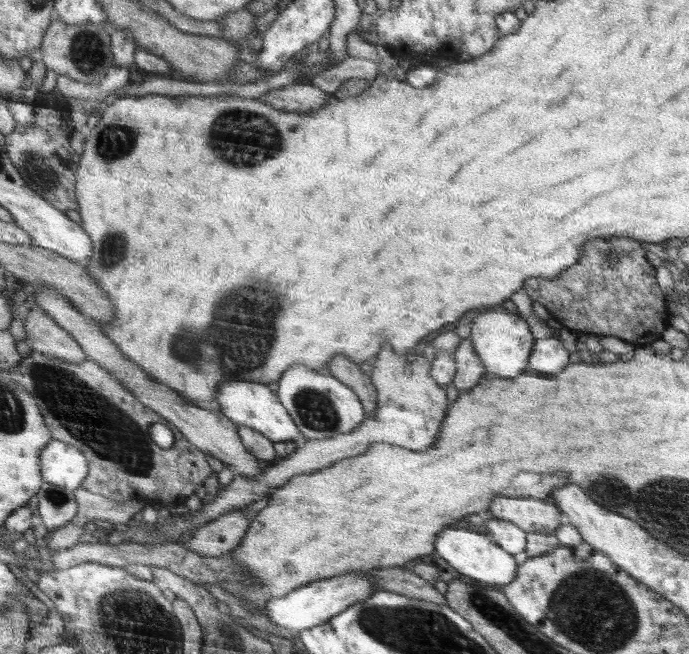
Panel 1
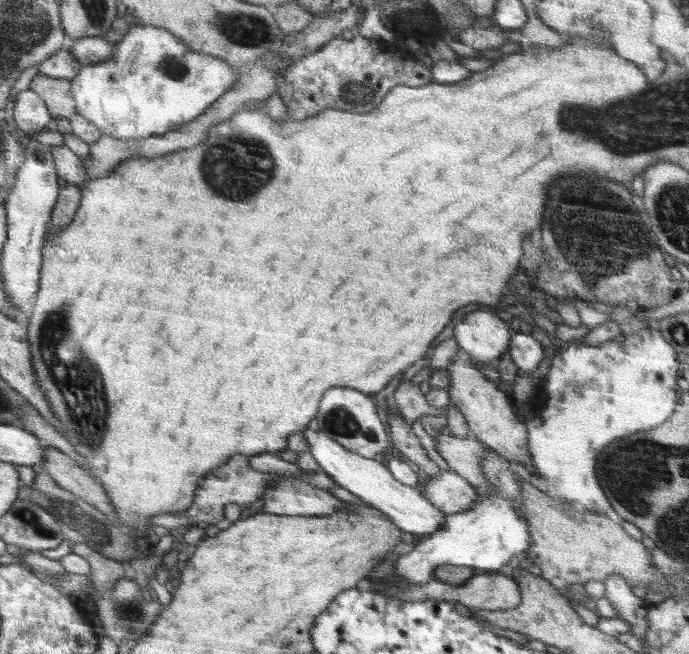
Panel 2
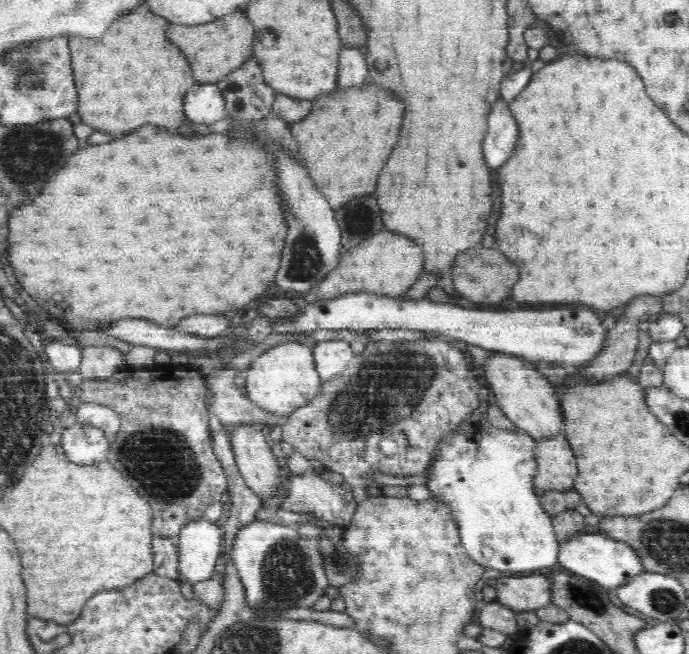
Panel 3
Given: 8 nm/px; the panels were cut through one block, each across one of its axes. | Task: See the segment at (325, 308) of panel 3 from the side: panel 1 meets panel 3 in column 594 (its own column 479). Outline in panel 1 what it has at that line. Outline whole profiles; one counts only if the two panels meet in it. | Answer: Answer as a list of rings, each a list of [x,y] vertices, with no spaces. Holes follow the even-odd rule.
[[[491,308],[477,315],[469,326],[468,338],[472,341],[475,353],[480,357],[486,371],[512,379],[524,373],[534,346],[534,337],[530,334],[528,324],[518,318],[518,314],[498,312],[496,308]]]

